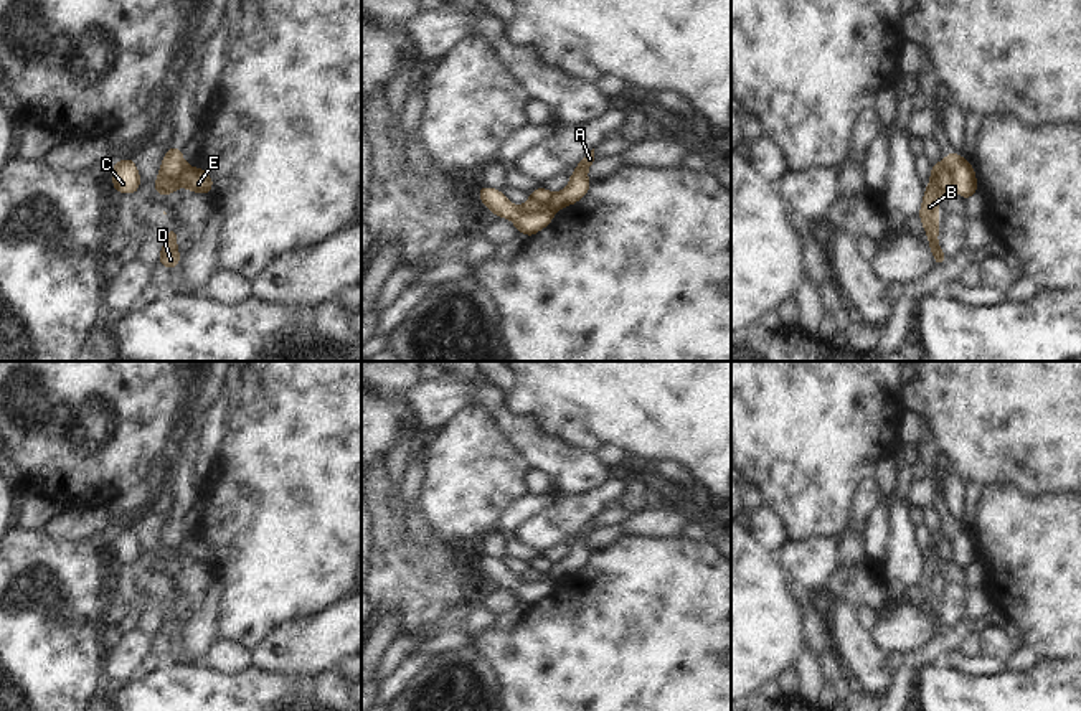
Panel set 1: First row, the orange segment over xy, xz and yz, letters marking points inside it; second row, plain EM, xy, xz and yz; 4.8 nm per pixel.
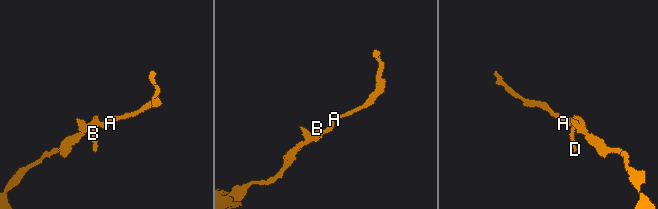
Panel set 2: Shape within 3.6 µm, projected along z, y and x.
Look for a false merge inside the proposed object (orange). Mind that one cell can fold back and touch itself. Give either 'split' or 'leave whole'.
split

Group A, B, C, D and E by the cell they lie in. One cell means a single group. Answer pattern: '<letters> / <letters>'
A E / B C D

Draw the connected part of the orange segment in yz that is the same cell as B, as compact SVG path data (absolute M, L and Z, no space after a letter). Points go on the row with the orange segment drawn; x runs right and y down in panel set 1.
M949 152L942 162L932 165L931 181L924 191L923 206L919 218L929 238L929 249L934 254L936 266L946 262L941 246L937 244L939 231L939 177L944 170L952 173L954 191L957 191L964 200L977 193L977 180L972 168L972 163L962 158L962 155Z

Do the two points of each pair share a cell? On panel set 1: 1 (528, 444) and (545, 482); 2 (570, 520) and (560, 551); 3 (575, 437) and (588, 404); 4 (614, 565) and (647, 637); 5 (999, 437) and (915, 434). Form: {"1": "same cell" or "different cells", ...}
{"1": "different cells", "2": "different cells", "3": "different cells", "4": "same cell", "5": "different cells"}

